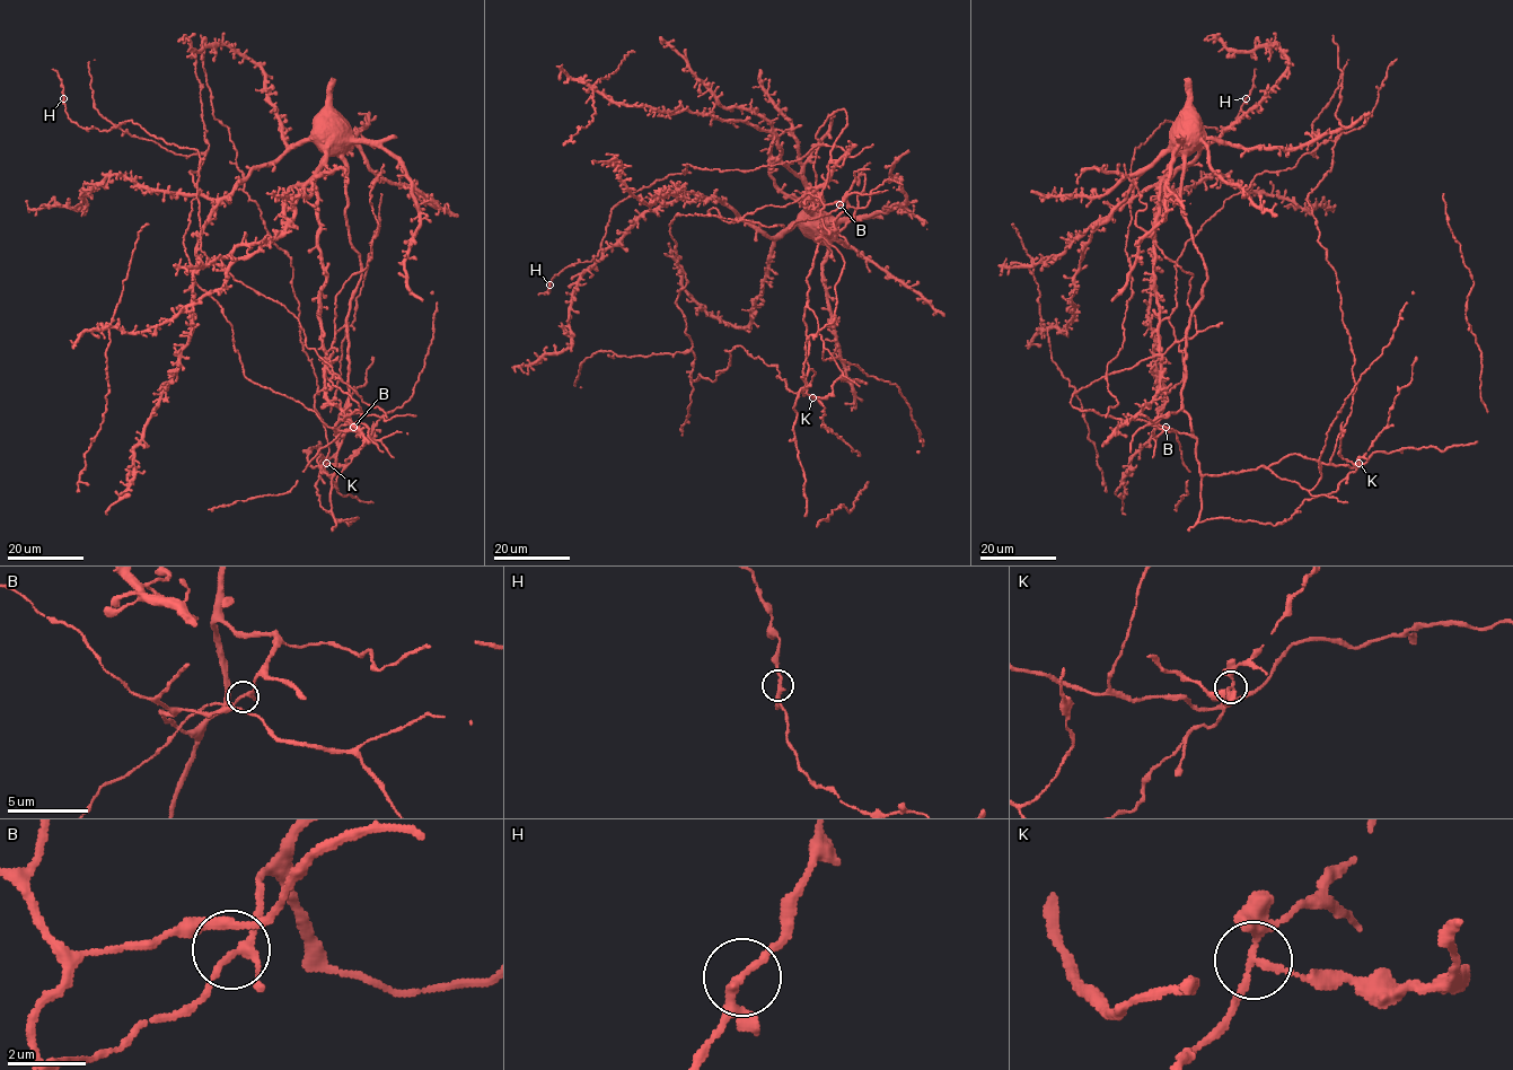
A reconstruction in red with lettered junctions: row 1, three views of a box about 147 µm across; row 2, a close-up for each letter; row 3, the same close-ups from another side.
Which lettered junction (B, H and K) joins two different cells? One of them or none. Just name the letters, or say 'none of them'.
K

